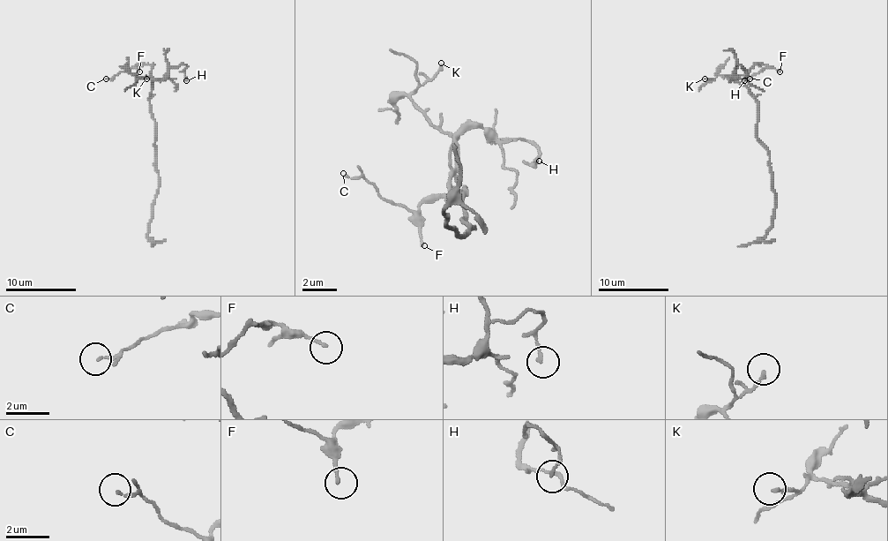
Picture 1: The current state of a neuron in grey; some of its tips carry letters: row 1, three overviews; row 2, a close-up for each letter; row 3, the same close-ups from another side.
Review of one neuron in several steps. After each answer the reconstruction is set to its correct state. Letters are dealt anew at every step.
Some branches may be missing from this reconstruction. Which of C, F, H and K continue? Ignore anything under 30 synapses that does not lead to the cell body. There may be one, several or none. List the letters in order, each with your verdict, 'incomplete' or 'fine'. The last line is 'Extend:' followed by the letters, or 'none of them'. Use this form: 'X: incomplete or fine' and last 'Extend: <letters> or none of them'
C: fine
F: fine
H: fine
K: fine
Extend: none of them

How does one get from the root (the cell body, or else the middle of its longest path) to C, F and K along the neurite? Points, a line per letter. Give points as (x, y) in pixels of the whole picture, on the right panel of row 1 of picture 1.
C: (757, 131), (757, 100), (736, 78), (744, 75), (755, 64), (765, 66), (749, 78)
F: (757, 131), (757, 100), (736, 78), (744, 75), (755, 64), (767, 64), (779, 71)
K: (757, 131), (757, 100), (744, 86), (735, 78), (720, 75), (715, 78), (705, 78)

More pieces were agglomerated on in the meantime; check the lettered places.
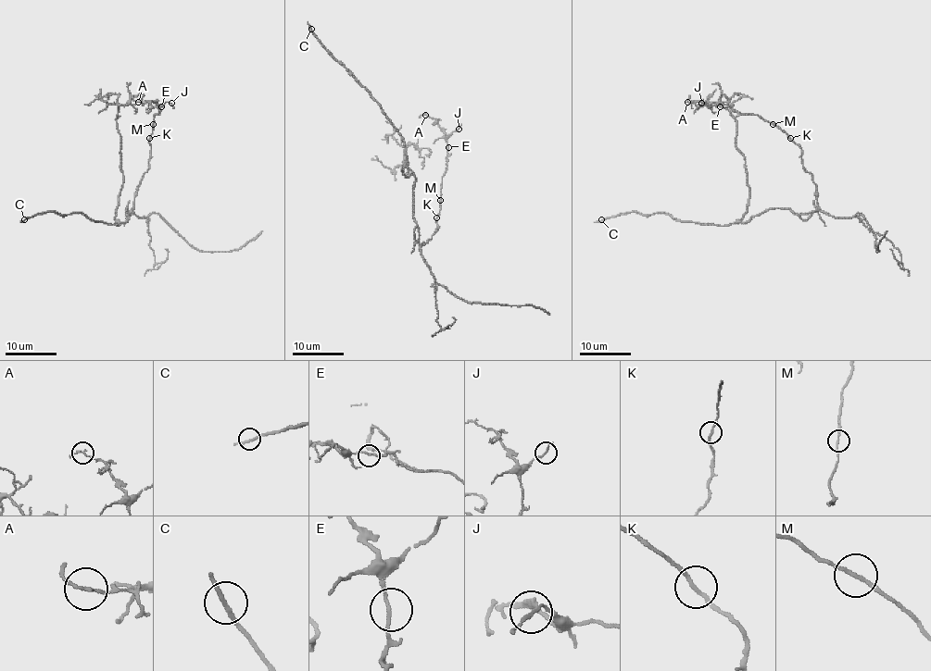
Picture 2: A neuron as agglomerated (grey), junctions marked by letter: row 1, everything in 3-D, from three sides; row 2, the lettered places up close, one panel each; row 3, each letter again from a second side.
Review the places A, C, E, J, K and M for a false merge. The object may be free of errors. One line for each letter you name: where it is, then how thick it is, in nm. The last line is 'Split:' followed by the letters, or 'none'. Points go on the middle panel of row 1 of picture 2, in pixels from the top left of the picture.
Split: none

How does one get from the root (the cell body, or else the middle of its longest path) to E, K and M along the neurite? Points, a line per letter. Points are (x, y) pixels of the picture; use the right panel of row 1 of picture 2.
E: (792, 210), (811, 213), (818, 205), (817, 186), (802, 166), (801, 149), (757, 115), (720, 106)
K: (792, 210), (798, 215), (811, 213), (818, 203), (813, 176), (802, 166), (801, 149), (790, 138)
M: (792, 210), (798, 215), (811, 213), (818, 205), (817, 186), (813, 176), (802, 166), (801, 149), (773, 123)

